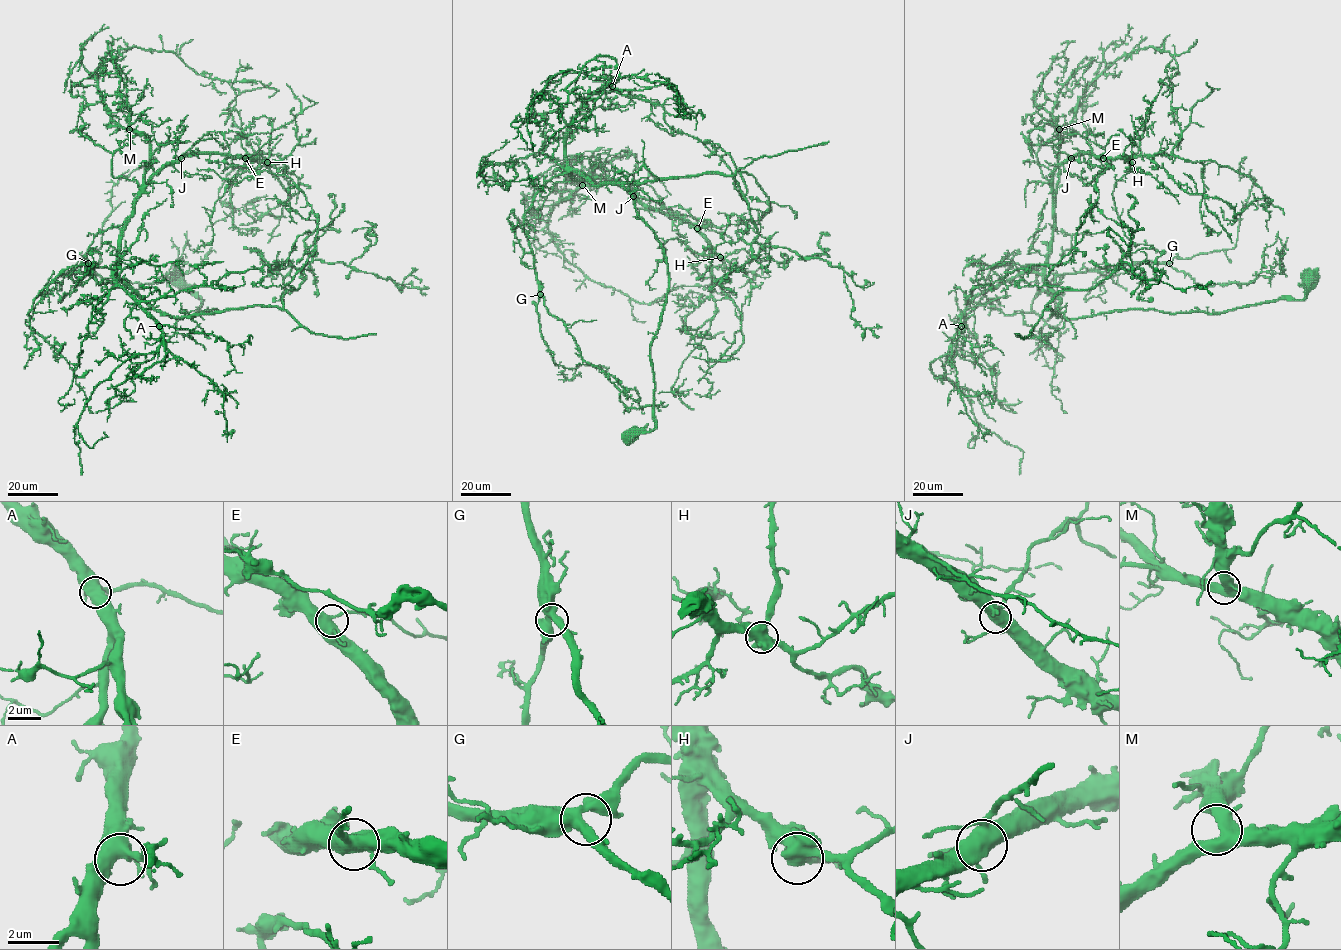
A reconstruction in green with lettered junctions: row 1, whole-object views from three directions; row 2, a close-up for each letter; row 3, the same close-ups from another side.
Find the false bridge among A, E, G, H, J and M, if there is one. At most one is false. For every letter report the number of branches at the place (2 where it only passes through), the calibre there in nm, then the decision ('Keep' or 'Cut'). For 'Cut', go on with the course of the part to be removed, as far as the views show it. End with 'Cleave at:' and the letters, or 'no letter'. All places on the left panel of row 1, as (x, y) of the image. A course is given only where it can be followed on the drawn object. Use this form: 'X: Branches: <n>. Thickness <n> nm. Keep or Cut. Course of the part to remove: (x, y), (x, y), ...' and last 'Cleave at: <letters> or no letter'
A: Branches: 4. Thickness 550 nm. Keep
E: Branches: 4. Thickness 480 nm. Keep
G: Branches: 3. Thickness 440 nm. Keep
H: Branches: 4. Thickness 500 nm. Keep
J: Branches: 4. Thickness 480 nm. Keep
M: Branches: 4. Thickness 440 nm. Keep
Cleave at: no letter

